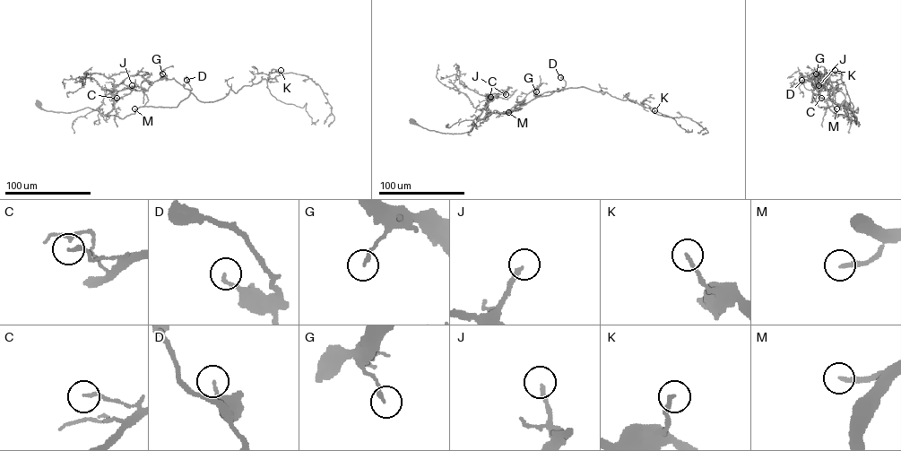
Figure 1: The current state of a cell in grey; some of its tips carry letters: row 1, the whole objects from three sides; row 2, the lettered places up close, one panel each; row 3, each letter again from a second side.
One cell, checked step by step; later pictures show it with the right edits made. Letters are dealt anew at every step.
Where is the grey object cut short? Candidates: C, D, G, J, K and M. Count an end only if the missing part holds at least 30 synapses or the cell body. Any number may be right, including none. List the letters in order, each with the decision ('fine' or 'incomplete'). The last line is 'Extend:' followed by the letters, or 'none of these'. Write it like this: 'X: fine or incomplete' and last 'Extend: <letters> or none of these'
C: fine
D: fine
G: fine
J: fine
K: fine
M: incomplete
Extend: M

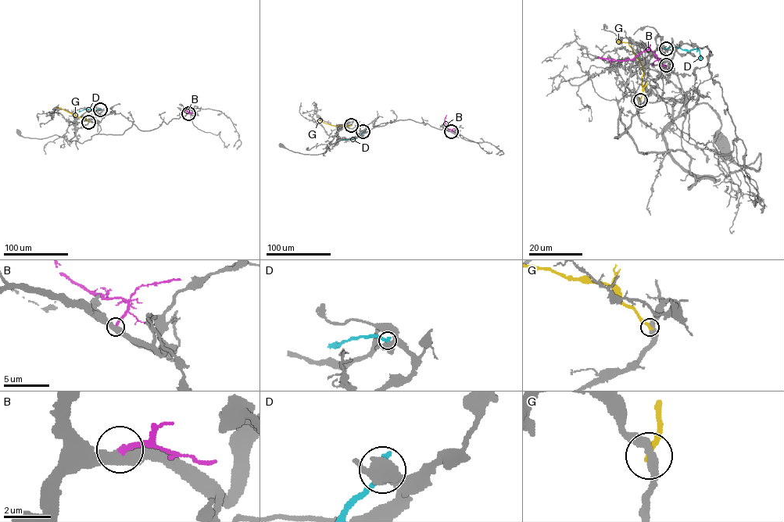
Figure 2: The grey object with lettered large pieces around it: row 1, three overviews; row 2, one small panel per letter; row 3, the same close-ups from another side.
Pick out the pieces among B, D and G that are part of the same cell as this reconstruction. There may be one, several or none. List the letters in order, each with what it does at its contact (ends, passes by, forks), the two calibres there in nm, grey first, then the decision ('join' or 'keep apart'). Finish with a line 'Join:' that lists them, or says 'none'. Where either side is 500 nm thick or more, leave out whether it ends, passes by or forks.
B: 500 nm thick on the grey side, 240 nm on the other; keep apart
D: 550 nm thick on the grey side, 320 nm on the other; keep apart
G: it ends there; 400 nm thick on the grey side, 220 nm on the other; keep apart
Join: none

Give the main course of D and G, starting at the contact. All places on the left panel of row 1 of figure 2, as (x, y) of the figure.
D: (100, 109), (78, 112)
G: (88, 121), (56, 107)

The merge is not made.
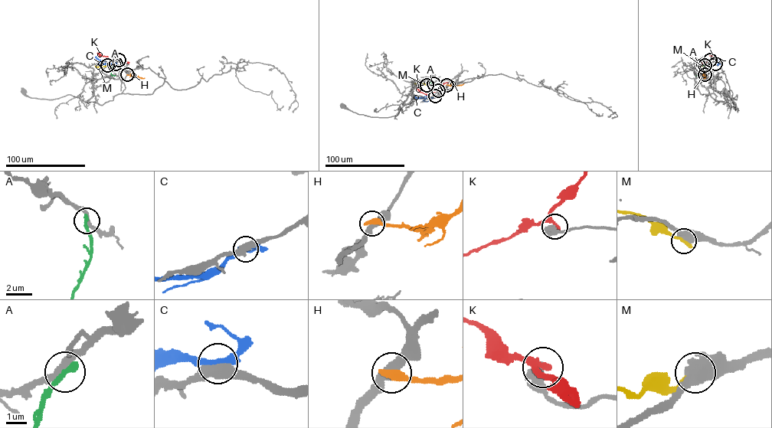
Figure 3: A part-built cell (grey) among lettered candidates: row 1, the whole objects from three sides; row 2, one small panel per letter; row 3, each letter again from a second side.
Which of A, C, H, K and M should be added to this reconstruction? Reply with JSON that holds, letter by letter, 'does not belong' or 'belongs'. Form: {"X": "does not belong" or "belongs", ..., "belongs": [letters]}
{"A": "does not belong", "C": "does not belong", "H": "does not belong", "K": "does not belong", "M": "does not belong", "belongs": []}

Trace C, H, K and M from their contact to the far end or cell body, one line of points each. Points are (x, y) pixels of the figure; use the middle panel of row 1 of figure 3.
C: (435, 96), (415, 98), (415, 95)
H: (446, 85), (453, 83), (455, 86), (464, 83)
K: (438, 90), (426, 94), (416, 87)
M: (426, 85), (414, 83)

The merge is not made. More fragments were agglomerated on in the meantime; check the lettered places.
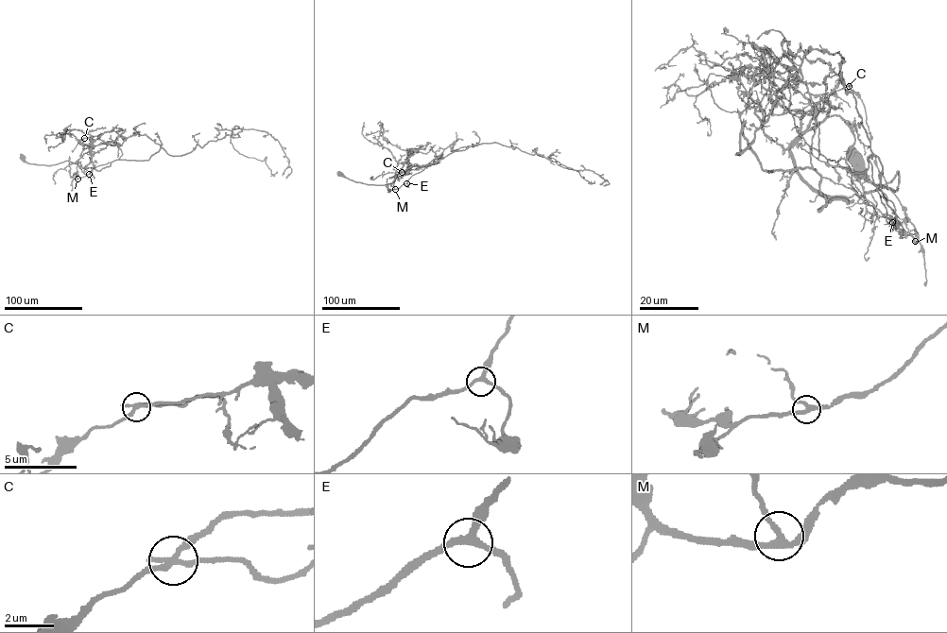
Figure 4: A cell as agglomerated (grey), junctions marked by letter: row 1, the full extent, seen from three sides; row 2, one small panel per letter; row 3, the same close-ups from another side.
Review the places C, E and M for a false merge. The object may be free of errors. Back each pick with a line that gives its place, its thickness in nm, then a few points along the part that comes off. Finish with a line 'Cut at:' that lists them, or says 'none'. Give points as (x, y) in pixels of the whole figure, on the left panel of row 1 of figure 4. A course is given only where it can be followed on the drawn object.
Cut at: none

